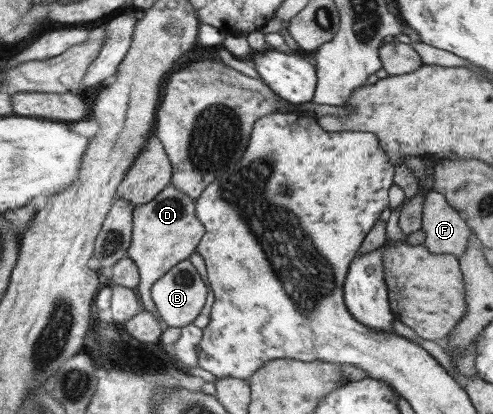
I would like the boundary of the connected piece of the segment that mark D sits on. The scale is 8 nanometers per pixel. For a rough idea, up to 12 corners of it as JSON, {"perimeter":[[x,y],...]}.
{"perimeter":[[168,184],[133,207],[127,257],[141,309],[149,288],[195,251],[195,201]]}

